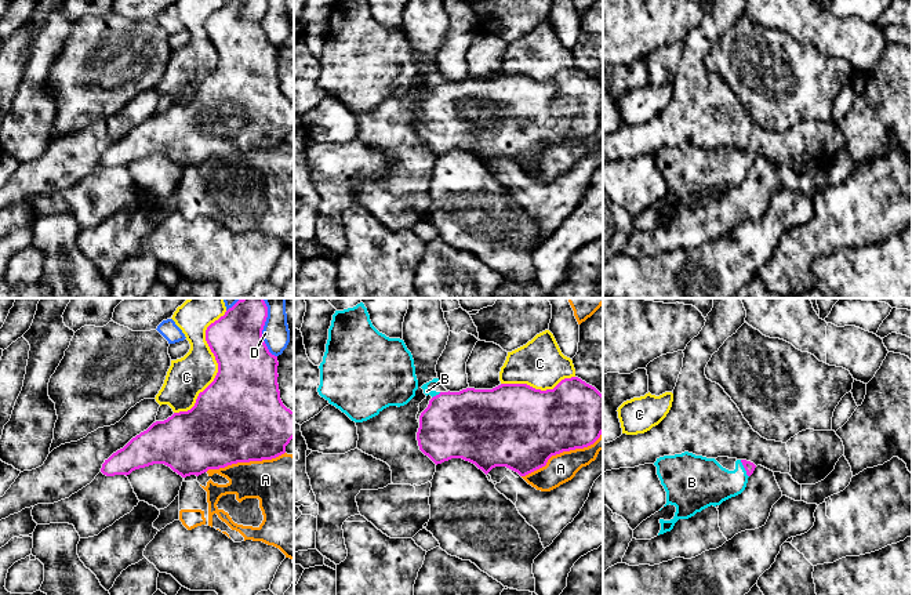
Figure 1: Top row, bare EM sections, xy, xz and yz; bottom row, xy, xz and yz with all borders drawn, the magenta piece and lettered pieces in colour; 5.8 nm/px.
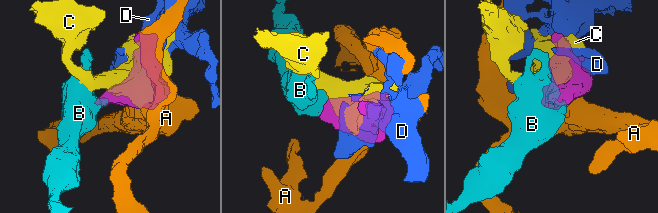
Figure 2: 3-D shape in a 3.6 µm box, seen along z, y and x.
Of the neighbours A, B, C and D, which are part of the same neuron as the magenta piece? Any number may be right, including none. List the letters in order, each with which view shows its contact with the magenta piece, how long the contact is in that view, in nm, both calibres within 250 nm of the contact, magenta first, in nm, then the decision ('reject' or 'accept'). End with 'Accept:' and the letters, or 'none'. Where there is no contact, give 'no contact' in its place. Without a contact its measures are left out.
A: contact in xz; length 550 nm; calibres 440 and 170 nm; reject
B: contact in yz; length 120 nm; calibres 70 and 280 nm; accept
C: contact in xy; length 650 nm; calibres 420 and 240 nm; reject
D: contact in xy; length 360 nm; calibres 340 and 160 nm; reject
Accept: B

